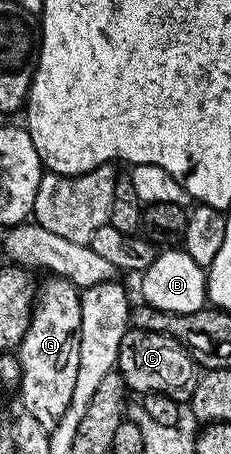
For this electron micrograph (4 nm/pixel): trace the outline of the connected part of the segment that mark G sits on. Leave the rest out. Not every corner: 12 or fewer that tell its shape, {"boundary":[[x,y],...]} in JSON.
{"boundary":[[50,275],[16,350],[21,408],[49,431],[80,367],[78,286]]}

